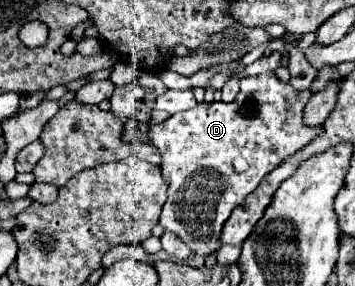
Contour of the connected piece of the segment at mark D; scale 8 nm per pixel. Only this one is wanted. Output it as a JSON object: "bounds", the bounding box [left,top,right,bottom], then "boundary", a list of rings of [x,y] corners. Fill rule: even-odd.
{"bounds":[149,74,321,256],"boundary":[[[263,74],[257,78],[243,78],[241,92],[231,104],[201,102],[191,110],[173,114],[165,122],[151,126],[149,140],[161,152],[161,172],[169,182],[167,202],[161,212],[161,226],[181,236],[181,240],[197,254],[209,256],[217,252],[221,228],[231,212],[243,204],[243,200],[259,186],[265,174],[307,146],[321,132],[321,126],[309,128],[303,124],[303,106],[309,96],[309,92],[295,92],[291,84],[281,82],[275,74]]]}

